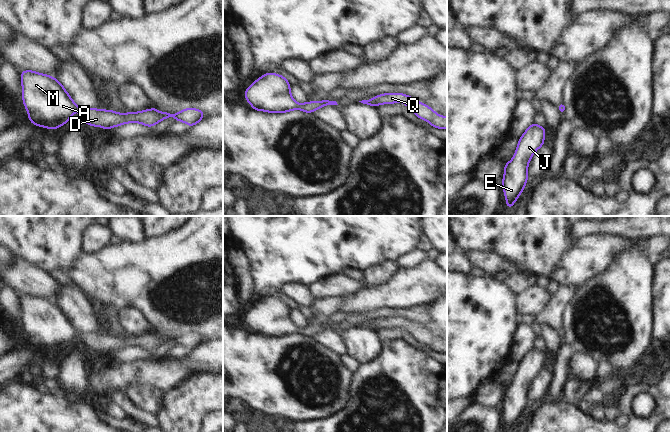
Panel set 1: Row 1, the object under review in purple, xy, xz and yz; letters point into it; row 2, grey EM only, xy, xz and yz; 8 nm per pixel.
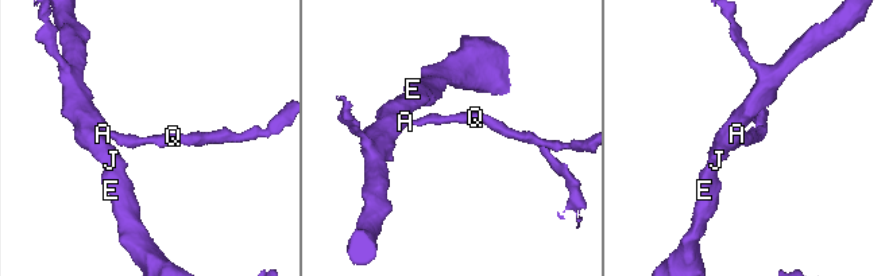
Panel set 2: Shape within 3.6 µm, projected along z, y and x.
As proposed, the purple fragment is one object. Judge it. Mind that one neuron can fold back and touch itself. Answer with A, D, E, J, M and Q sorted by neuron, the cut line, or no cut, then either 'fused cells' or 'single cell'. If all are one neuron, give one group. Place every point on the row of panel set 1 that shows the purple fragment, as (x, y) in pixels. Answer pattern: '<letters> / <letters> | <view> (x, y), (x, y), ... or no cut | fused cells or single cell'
A D E J M Q | no cut | single cell

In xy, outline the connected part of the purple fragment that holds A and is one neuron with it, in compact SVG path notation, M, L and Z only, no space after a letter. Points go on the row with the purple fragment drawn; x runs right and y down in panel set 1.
M21 71L22 98L28 118L36 126L57 129L67 123L76 111L89 126L111 129L126 123L141 123L147 127L174 117L190 127L206 114L196 108L179 113L159 112L156 107L140 112L117 113L114 110L81 108L77 106L57 78L35 71Z

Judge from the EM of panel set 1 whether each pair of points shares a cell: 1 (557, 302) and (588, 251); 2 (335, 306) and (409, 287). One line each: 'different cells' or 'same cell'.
1: different cells
2: different cells

